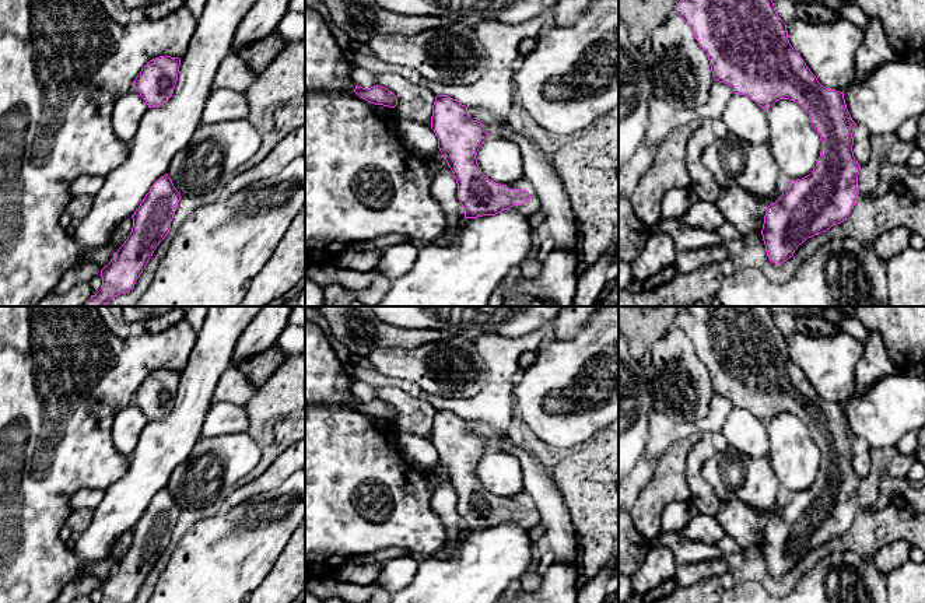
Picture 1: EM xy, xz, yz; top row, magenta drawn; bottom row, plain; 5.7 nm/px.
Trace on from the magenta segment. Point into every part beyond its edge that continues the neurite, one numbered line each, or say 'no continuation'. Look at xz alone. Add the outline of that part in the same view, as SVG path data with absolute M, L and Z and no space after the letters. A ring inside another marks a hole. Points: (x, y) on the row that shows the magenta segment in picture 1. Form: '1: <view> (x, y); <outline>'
1: xz (532, 206); M522 178L514 183L507 185L508 189L523 189L529 192L530 199L525 201L522 206L512 206L509 210L519 211L523 215L532 215L540 211L540 199L533 187L533 185L526 179Z

